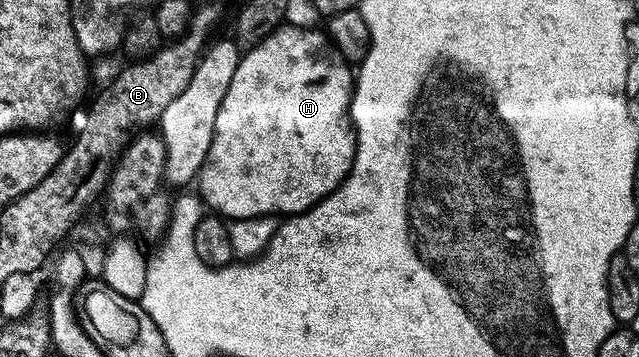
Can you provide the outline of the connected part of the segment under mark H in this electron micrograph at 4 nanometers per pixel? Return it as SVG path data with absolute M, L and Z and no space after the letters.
M284 23L260 44L240 55L237 70L217 110L217 122L209 154L199 167L198 195L212 213L228 221L254 216L304 212L346 180L355 161L357 137L351 123L353 68L339 53L326 31Z

